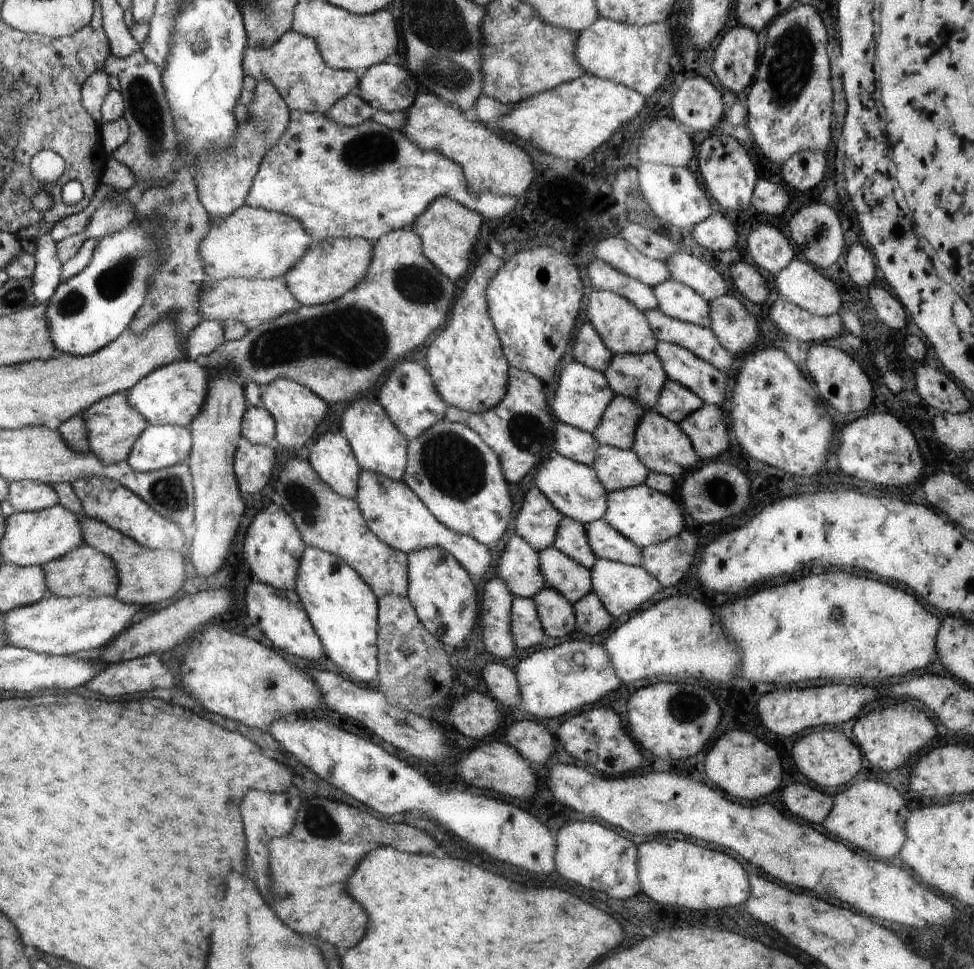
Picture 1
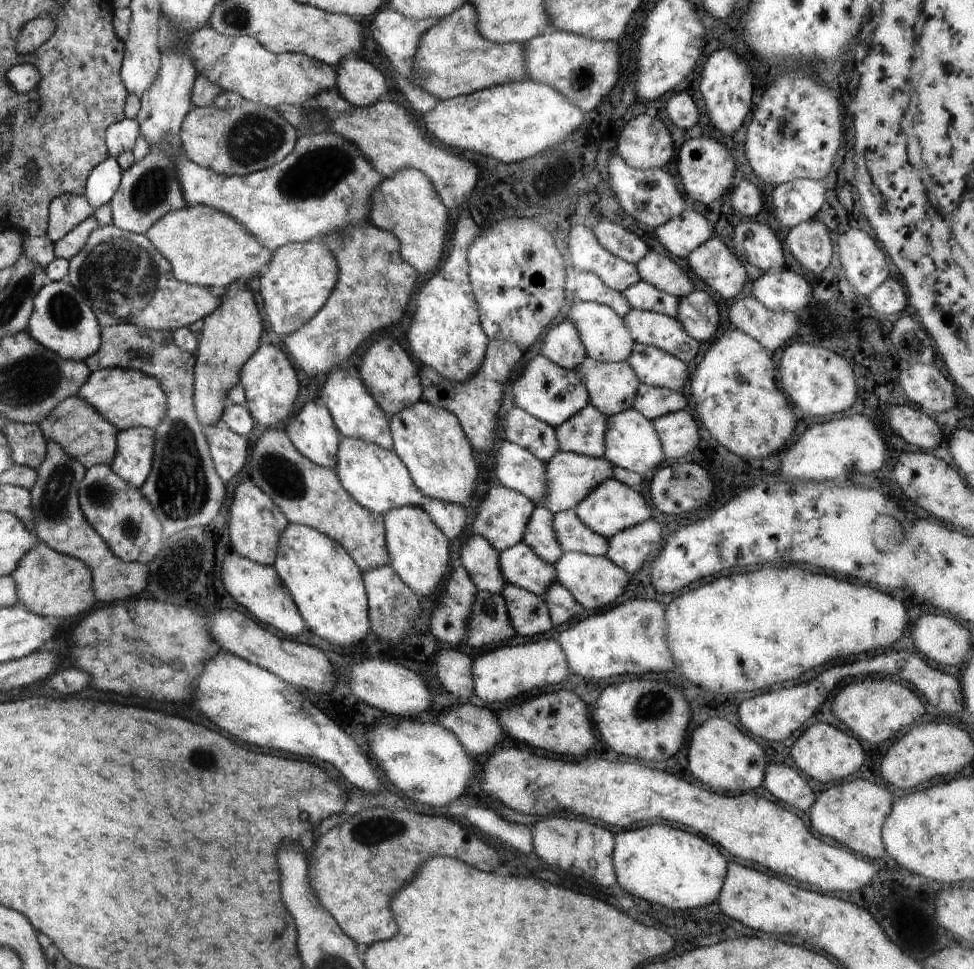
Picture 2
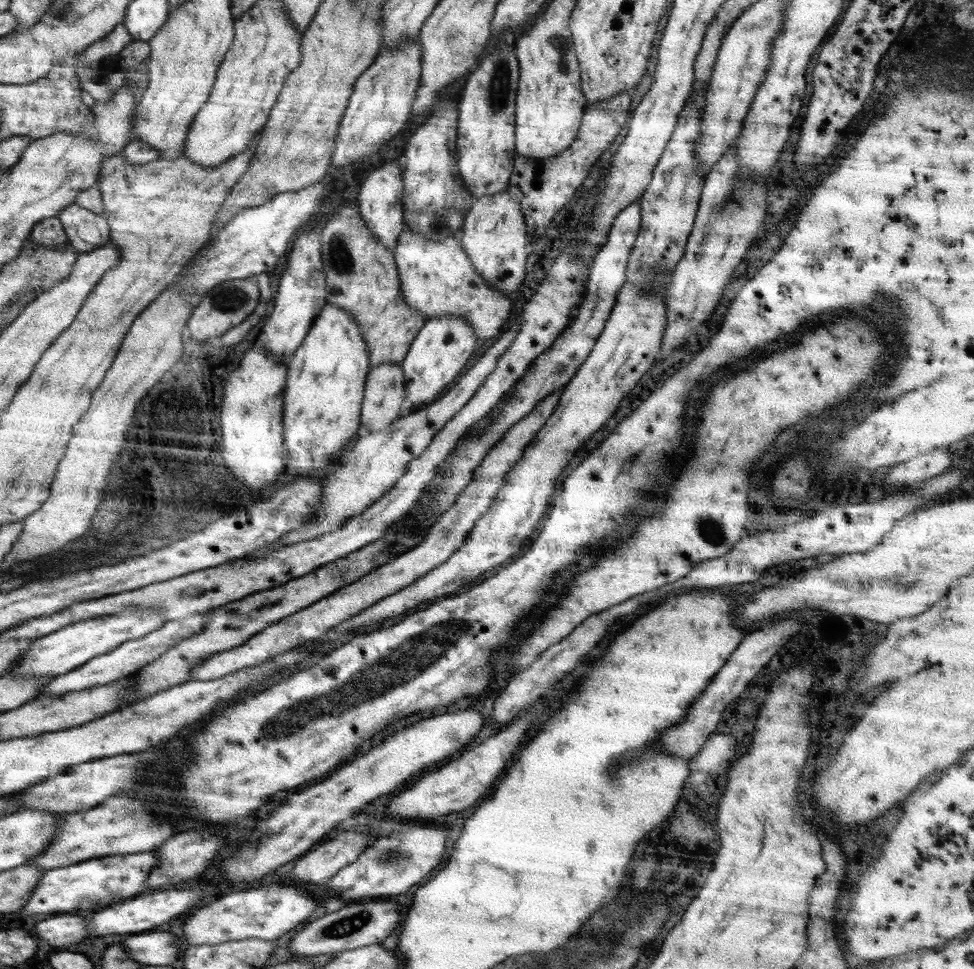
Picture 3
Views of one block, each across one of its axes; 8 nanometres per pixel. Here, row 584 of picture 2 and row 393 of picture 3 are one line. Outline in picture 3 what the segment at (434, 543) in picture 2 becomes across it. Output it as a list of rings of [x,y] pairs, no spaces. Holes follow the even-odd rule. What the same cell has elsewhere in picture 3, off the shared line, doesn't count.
[[[446,315],[425,321],[402,362],[406,399],[420,408],[440,398],[440,392],[454,382],[460,370],[478,348],[472,325],[462,316]]]

